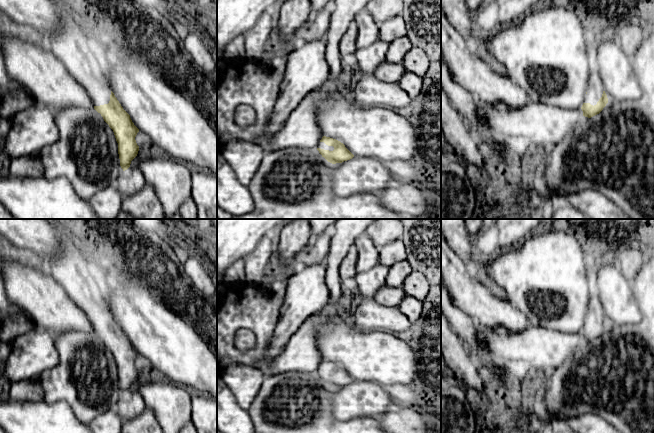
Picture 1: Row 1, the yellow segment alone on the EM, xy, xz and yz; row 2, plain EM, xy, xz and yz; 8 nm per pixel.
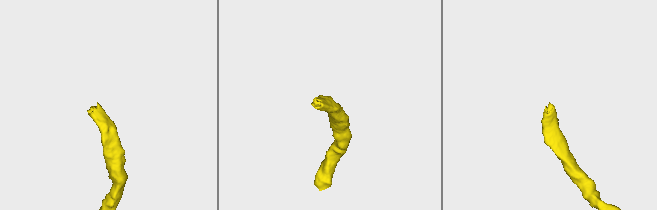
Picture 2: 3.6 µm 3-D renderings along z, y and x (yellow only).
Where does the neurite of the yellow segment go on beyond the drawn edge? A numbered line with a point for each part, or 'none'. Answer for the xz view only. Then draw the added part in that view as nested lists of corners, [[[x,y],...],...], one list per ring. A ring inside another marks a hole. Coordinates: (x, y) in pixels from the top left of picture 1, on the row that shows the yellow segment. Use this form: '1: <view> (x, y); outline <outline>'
1: xz (322, 145); outline [[[319,142],[317,148],[321,148],[321,149],[324,149],[324,150],[329,150],[329,151],[333,151],[334,150],[333,146],[328,146],[324,142]]]

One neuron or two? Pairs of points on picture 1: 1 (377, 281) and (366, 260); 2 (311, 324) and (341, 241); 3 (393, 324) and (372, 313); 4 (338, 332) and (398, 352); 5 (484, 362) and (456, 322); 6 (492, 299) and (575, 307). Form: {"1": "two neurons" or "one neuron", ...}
{"1": "two neurons", "2": "one neuron", "3": "one neuron", "4": "one neuron", "5": "one neuron", "6": "two neurons"}

